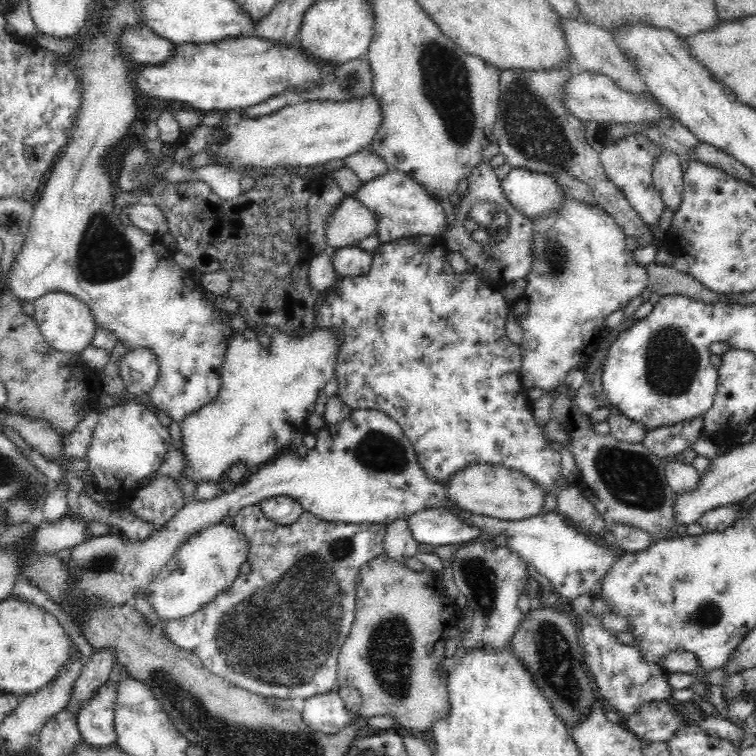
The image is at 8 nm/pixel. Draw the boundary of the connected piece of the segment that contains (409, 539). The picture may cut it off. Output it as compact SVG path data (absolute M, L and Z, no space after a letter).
M396 519L385 525L384 553L404 564L406 559L416 556L418 544L414 541L407 519Z

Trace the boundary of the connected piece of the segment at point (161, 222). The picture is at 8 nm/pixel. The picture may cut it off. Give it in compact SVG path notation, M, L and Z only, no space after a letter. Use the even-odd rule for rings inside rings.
M148 200L140 203L123 206L131 220L131 225L138 227L141 231L160 236L168 233L170 225L166 224L162 210Z

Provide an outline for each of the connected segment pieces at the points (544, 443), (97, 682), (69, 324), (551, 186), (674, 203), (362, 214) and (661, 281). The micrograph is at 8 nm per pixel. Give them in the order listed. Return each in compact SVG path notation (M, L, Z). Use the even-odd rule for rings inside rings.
M429 234L417 237L407 236L398 238L392 243L382 243L372 253L372 264L365 275L343 277L325 296L321 297L316 312L316 326L317 328L334 327L334 331L340 337L338 358L336 358L335 364L335 377L338 379L337 396L352 410L372 409L384 412L391 420L394 420L402 428L406 439L412 443L422 471L436 484L443 487L446 482L450 482L449 478L455 473L461 472L472 464L479 463L501 465L510 470L522 472L524 476L530 477L534 483L546 487L546 492L552 492L556 489L558 512L581 524L585 528L584 533L603 543L603 535L609 532L604 517L594 510L594 505L590 504L590 501L582 495L575 484L556 484L555 479L562 475L560 453L552 449L551 443L544 439L542 428L531 414L532 402L526 397L526 388L521 381L521 348L519 345L511 343L506 336L506 318L510 314L511 303L502 297L499 289L489 286L471 270L456 273L448 261L447 251L447 247L441 239Z
M94 650L86 660L80 675L72 687L71 697L65 706L65 711L77 716L78 708L90 700L97 687L108 682L115 660L111 650Z
M49 292L34 300L33 304L34 322L50 346L60 352L84 354L86 346L91 344L97 324L89 306L82 299L66 292Z
M511 168L501 180L501 189L512 206L532 220L545 217L546 213L557 211L566 200L564 188L555 182L552 176L526 168Z
M662 150L653 164L653 183L663 204L673 212L682 204L683 174L679 156Z
M346 195L335 211L330 213L327 222L325 243L329 250L358 245L362 239L374 235L377 227L374 213L354 195Z
M656 261L647 264L645 269L652 290L656 291L660 297L667 294L681 294L708 304L728 303L726 296L711 291L688 272L681 273L673 266L660 265Z

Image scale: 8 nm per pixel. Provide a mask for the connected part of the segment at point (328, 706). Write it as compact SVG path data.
M332 691L317 694L305 699L302 719L312 731L324 732L326 735L341 731L350 720L350 713L339 693Z

